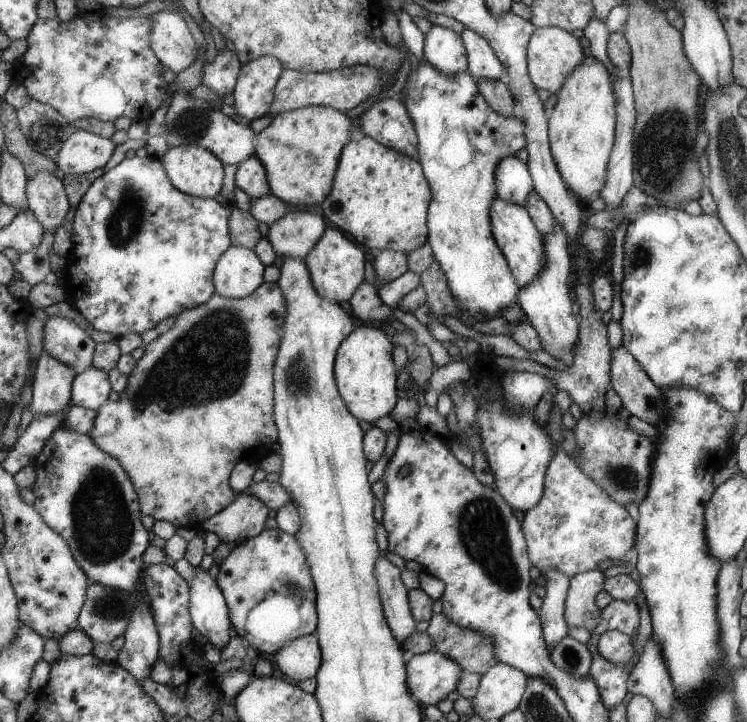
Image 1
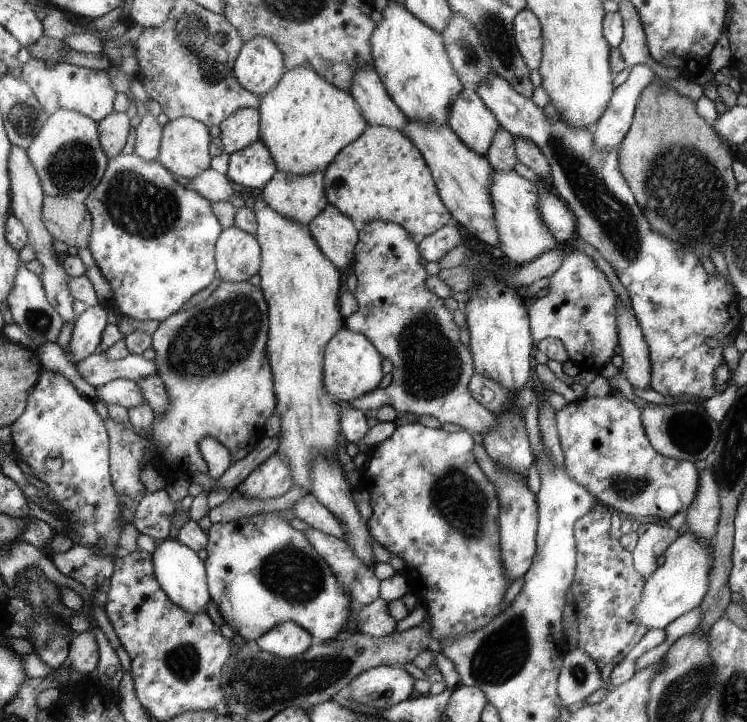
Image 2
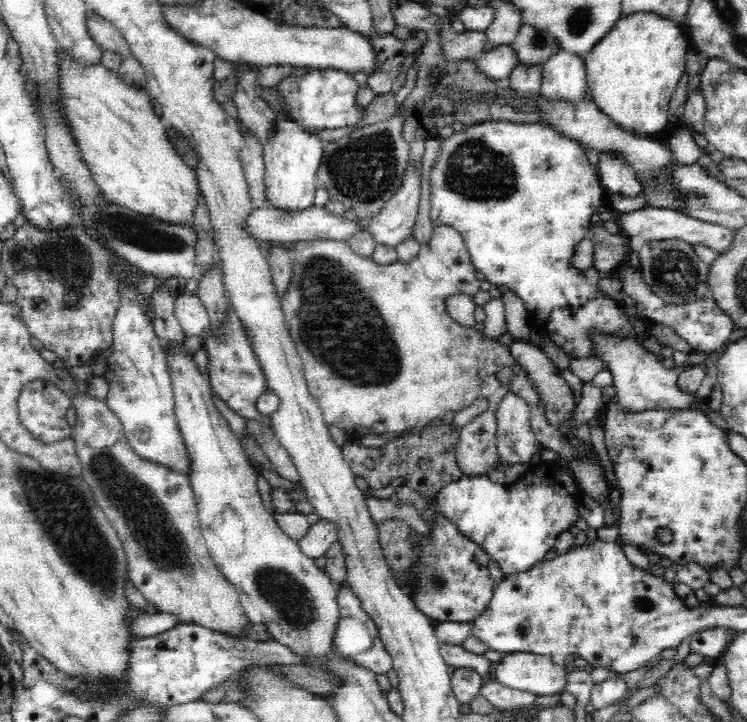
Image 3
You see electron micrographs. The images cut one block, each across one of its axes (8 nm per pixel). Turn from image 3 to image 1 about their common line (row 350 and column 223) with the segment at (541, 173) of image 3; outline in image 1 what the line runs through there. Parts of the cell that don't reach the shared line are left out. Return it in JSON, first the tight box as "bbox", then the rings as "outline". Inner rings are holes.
{"bbox":[215,527,317,655],"outline":[[[278,527],[263,530],[262,533],[233,545],[229,554],[218,565],[215,581],[225,596],[229,611],[231,631],[241,638],[250,653],[273,655],[291,640],[312,634],[317,629],[317,598],[314,580],[311,579],[307,556],[294,535],[286,534]]]}

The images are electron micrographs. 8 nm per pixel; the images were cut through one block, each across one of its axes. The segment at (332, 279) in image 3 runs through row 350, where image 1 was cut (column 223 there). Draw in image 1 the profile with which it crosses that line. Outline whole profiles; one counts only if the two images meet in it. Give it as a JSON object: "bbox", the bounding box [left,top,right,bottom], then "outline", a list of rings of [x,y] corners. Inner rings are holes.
{"bbox":[87,282,285,530],"outline":[[[263,282],[249,296],[238,299],[228,299],[213,294],[209,301],[178,314],[173,326],[167,332],[157,335],[154,340],[145,345],[143,354],[135,361],[131,374],[126,376],[124,390],[118,392],[117,400],[99,407],[87,436],[93,440],[95,446],[101,448],[109,456],[117,458],[117,462],[123,466],[123,470],[127,472],[134,486],[134,491],[139,496],[139,510],[142,514],[150,516],[153,521],[171,522],[176,528],[186,526],[196,530],[201,522],[206,522],[207,518],[218,514],[226,509],[227,504],[235,501],[236,494],[233,494],[233,490],[227,486],[227,474],[231,472],[233,466],[241,460],[258,464],[269,455],[269,450],[271,450],[269,444],[277,440],[277,428],[271,416],[273,414],[271,368],[273,368],[273,358],[277,354],[280,343],[285,315],[285,301],[277,282]]]}

